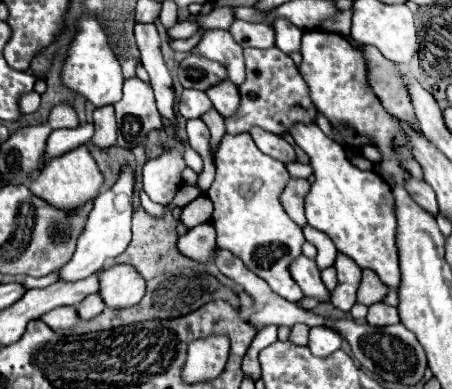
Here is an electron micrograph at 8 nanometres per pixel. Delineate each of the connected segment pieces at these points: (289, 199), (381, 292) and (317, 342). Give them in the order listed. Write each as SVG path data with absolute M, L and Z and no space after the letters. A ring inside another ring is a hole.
M290 178L286 188L280 194L280 204L284 206L286 214L298 224L306 226L306 216L304 216L304 196L308 194L310 182L302 178Z
M372 270L362 272L362 282L358 288L358 302L364 306L372 306L376 302L382 302L388 294L388 288L380 282L380 278Z
M310 328L310 336L308 336L308 348L316 354L316 356L330 356L332 352L336 352L342 344L342 338L338 332L328 330L328 328Z

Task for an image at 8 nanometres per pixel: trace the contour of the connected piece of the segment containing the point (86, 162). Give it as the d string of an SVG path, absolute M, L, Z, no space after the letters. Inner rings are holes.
M86 144L66 152L64 156L58 156L56 160L50 160L40 174L34 176L34 180L28 182L30 190L40 196L42 200L48 200L50 204L56 204L56 208L80 208L86 200L94 198L102 186L102 174L88 150Z

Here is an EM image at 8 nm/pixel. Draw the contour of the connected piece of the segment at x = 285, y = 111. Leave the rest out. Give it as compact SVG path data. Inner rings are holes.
M272 46L268 50L258 48L246 48L244 58L248 64L248 78L240 86L240 108L234 116L226 118L226 134L242 134L248 132L252 126L260 126L268 132L282 134L288 132L288 128L296 122L314 122L316 110L312 108L312 100L308 96L308 86L304 84L296 64L292 58L280 48Z

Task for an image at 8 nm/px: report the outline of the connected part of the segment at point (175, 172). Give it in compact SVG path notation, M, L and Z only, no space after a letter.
M172 146L170 152L160 154L154 160L148 160L142 168L142 186L144 192L154 200L156 204L170 204L176 190L182 186L182 170L186 168L184 160L180 160L180 152L174 152Z

